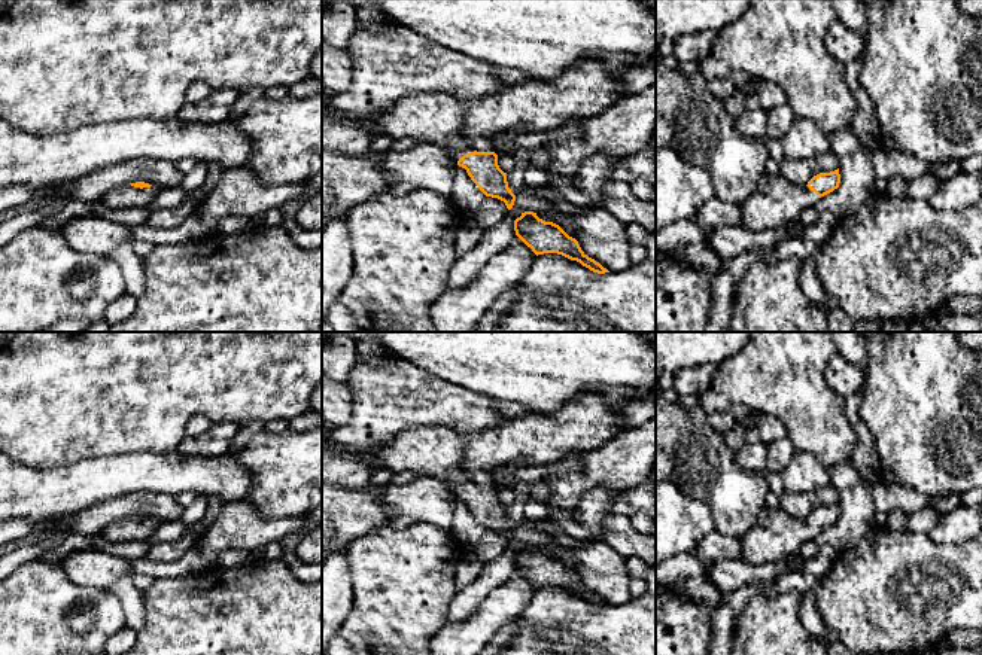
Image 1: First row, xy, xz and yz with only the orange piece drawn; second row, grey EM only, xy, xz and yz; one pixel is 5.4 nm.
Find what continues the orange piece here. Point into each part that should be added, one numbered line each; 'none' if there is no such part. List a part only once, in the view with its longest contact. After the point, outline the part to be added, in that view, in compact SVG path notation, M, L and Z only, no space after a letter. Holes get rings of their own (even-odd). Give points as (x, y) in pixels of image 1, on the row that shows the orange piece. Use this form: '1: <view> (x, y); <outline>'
1: xz (461, 127); M581 61L554 80L526 79L519 85L502 85L490 95L475 100L457 100L449 94L419 94L401 98L389 110L374 115L368 127L392 140L414 138L440 144L457 162L469 152L492 152L490 140L511 128L526 132L554 131L562 125L592 118L621 98L621 77L599 61Z

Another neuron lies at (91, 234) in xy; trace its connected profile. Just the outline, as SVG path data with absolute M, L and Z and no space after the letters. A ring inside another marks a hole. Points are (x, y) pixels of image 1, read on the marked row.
M97 214L69 220L61 229L67 244L83 255L107 256L122 243L133 243L131 226L110 222Z

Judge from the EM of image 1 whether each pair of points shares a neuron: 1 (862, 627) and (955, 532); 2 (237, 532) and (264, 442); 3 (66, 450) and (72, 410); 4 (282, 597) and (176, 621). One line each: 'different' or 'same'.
1: different
2: different
3: same
4: same

